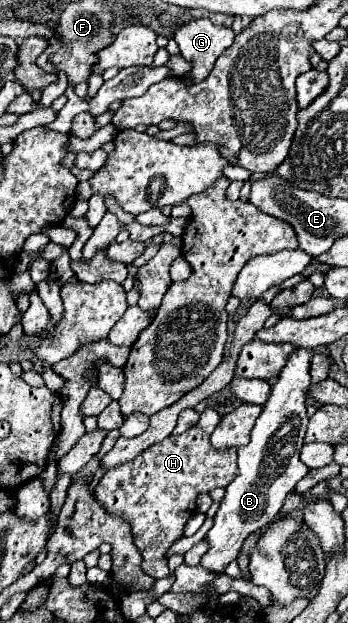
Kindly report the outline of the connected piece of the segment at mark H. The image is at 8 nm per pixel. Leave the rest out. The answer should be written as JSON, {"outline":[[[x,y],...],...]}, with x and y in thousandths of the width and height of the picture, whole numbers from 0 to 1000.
{"outline":[[[592,657],[552,689],[523,698],[489,698],[408,724],[379,743],[305,756],[270,785],[276,804],[310,827],[351,830],[374,839],[391,875],[414,894],[408,910],[448,929],[489,923],[471,888],[523,862],[534,836],[563,823],[563,798],[580,788],[649,782],[684,762],[678,724],[621,724],[603,714],[603,698],[626,676],[632,666],[615,657]]]}

